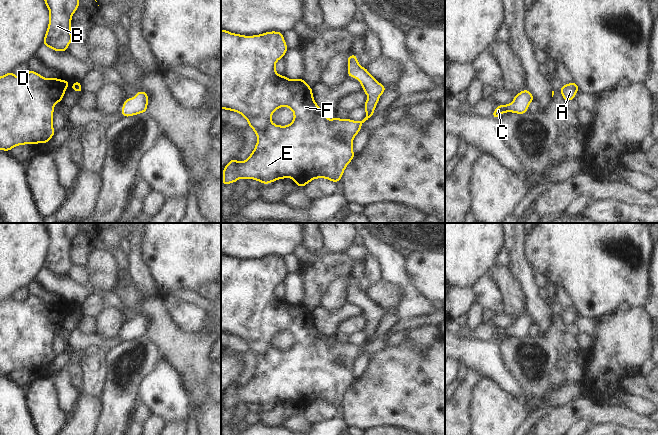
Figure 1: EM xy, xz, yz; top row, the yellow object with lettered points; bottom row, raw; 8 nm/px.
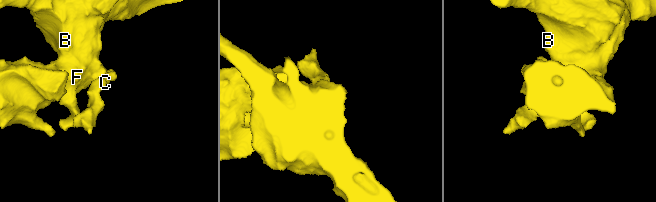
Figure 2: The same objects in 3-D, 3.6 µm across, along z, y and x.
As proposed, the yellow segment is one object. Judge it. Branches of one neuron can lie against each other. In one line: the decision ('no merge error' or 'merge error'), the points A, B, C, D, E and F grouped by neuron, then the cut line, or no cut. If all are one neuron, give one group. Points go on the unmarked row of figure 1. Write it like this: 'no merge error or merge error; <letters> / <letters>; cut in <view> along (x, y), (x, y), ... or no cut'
no merge error; A B C D E F; no cut

